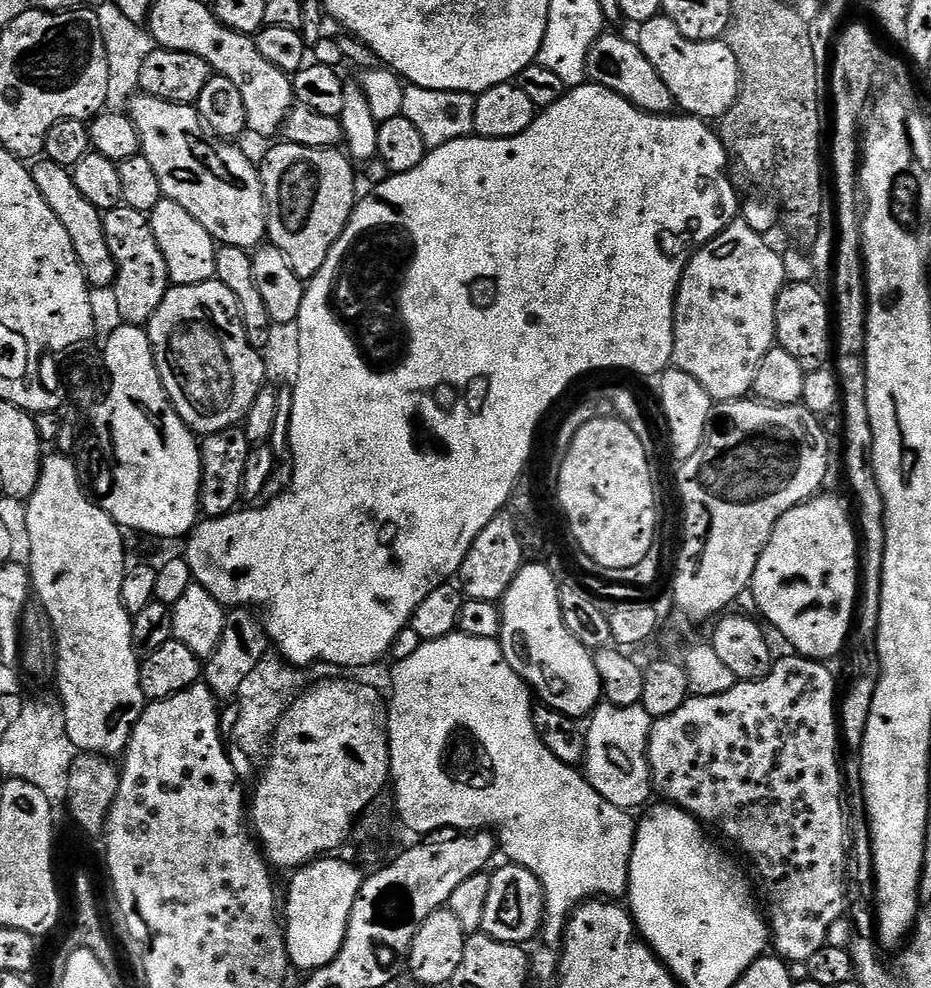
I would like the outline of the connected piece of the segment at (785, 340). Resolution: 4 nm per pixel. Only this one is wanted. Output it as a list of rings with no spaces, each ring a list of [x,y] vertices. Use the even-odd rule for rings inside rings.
[[[788,282],[778,294],[774,322],[776,323],[776,344],[786,354],[792,355],[798,366],[802,366],[805,372],[813,372],[819,368],[829,367],[834,356],[834,316],[830,311],[830,300],[823,296],[812,282]]]

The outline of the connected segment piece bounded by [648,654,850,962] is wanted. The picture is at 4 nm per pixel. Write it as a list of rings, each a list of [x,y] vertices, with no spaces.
[[[791,654],[792,656],[784,656],[775,661],[772,669],[761,680],[742,680],[735,684],[730,690],[726,690],[726,694],[714,694],[713,696],[693,696],[689,695],[688,700],[678,710],[674,710],[674,714],[659,717],[653,723],[652,733],[650,734],[650,742],[648,743],[648,761],[650,762],[650,770],[652,771],[652,787],[657,793],[660,792],[665,801],[669,804],[675,804],[677,808],[685,808],[688,813],[696,817],[697,820],[705,825],[717,828],[722,835],[728,840],[733,840],[746,855],[752,859],[752,864],[756,867],[756,872],[760,875],[760,880],[764,883],[764,896],[768,899],[768,908],[766,904],[766,919],[770,925],[770,940],[774,945],[775,951],[779,953],[785,961],[800,960],[806,962],[818,950],[822,950],[822,946],[828,942],[830,934],[830,926],[834,926],[834,922],[841,919],[846,912],[846,881],[848,878],[848,853],[850,851],[850,816],[846,811],[846,796],[844,800],[844,776],[840,773],[840,748],[842,749],[842,733],[838,727],[838,692],[836,696],[836,680],[832,677],[832,672],[828,669],[827,663],[818,660],[809,660],[807,656],[799,654]]]

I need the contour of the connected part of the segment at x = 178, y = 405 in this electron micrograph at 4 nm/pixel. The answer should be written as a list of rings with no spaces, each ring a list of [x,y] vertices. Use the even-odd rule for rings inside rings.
[[[213,278],[201,284],[169,287],[162,298],[162,306],[158,306],[148,321],[146,331],[166,394],[172,399],[176,413],[193,433],[221,432],[237,427],[246,418],[250,406],[254,406],[254,398],[258,398],[260,391],[266,387],[264,357],[254,346],[250,346],[238,302],[220,280]]]

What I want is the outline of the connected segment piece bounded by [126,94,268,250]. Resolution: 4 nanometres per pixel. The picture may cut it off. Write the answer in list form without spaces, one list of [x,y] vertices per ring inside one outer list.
[[[136,94],[132,96],[126,109],[132,117],[134,126],[140,135],[140,150],[154,166],[158,182],[167,199],[178,202],[182,210],[190,210],[202,226],[216,239],[217,245],[229,244],[239,248],[255,250],[265,243],[268,234],[268,211],[264,205],[264,187],[260,181],[259,167],[235,143],[213,136],[204,127],[199,112],[191,104],[171,104],[162,98]]]

